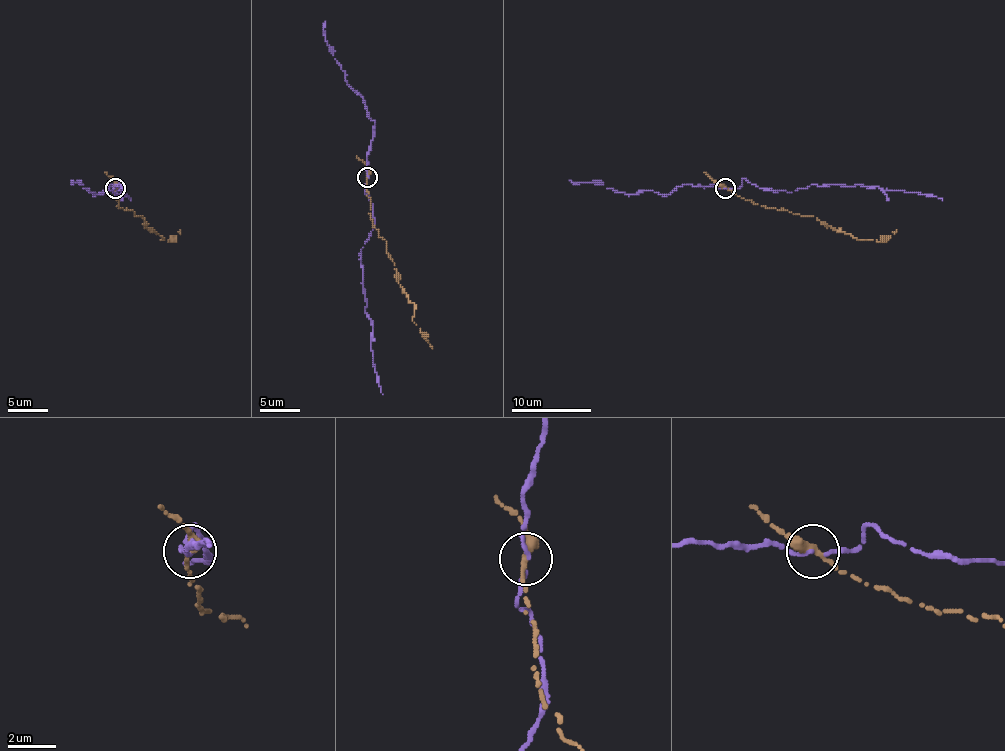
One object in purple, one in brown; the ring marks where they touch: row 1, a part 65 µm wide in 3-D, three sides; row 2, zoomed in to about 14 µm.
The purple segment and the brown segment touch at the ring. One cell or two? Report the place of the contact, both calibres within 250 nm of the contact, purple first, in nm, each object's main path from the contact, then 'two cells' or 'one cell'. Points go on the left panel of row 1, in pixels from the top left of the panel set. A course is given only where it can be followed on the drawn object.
at (115, 188); 190 nm thick on the purple side, 320 nm on the other; purple runs (115, 188), (117, 178), (121, 190), (113, 192), (109, 188), (109, 184), (121, 186), (119, 190), (130, 200); brown runs (115, 188), (121, 208), (142, 216), (144, 224), (160, 240), (170, 242), (180, 230); two cells

